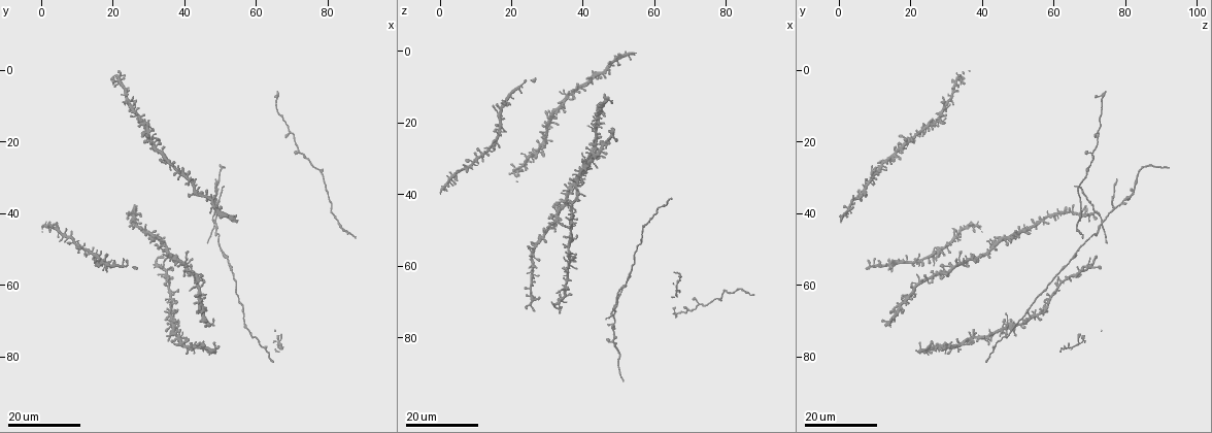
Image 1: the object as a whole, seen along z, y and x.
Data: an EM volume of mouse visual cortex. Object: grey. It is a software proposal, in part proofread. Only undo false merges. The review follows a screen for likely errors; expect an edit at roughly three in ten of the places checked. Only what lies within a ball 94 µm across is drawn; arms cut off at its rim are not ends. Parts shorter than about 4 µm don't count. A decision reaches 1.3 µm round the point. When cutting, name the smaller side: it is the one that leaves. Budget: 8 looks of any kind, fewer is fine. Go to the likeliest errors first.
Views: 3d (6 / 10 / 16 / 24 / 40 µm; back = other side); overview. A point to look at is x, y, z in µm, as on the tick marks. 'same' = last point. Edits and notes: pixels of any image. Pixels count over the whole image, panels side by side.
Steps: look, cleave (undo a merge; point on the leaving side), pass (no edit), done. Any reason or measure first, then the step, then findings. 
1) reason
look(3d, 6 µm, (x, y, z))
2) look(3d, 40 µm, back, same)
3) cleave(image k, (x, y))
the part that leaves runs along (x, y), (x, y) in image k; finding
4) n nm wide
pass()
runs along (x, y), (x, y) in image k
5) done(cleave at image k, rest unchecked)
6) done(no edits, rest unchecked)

look(3d, 24 µm, (48.5, 43.0, 73.0))

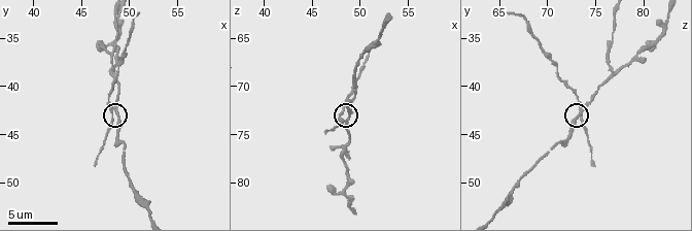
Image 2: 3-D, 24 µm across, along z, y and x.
look(3d, 6 µm, (48.6, 42.6, 73.2))

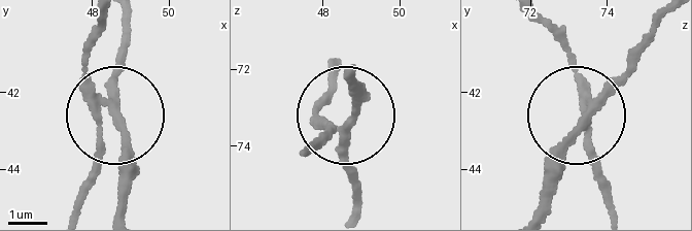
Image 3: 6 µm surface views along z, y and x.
4 arms
cleave(image 3, (94, 158))
the part that leaves runs along (98, 93), (82, 57), (98, 18) in image 3; a second neuron is stuck on

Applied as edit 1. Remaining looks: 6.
look(3d, 6 µm, (48.0, 38.2, 77.2))

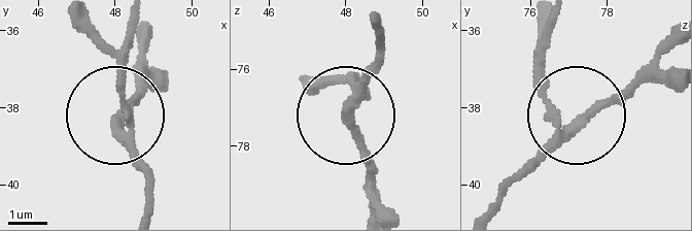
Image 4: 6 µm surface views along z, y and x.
other side
look(3d, 6 µm, back, (48.00, 38.45, 77.20))

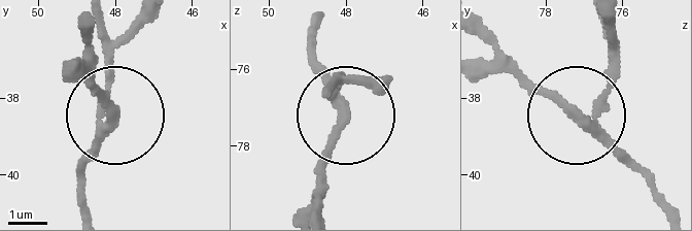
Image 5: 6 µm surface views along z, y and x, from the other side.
cleave(image 5, (107, 57))
two neurons meet here

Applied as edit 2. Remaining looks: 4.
look(overview)

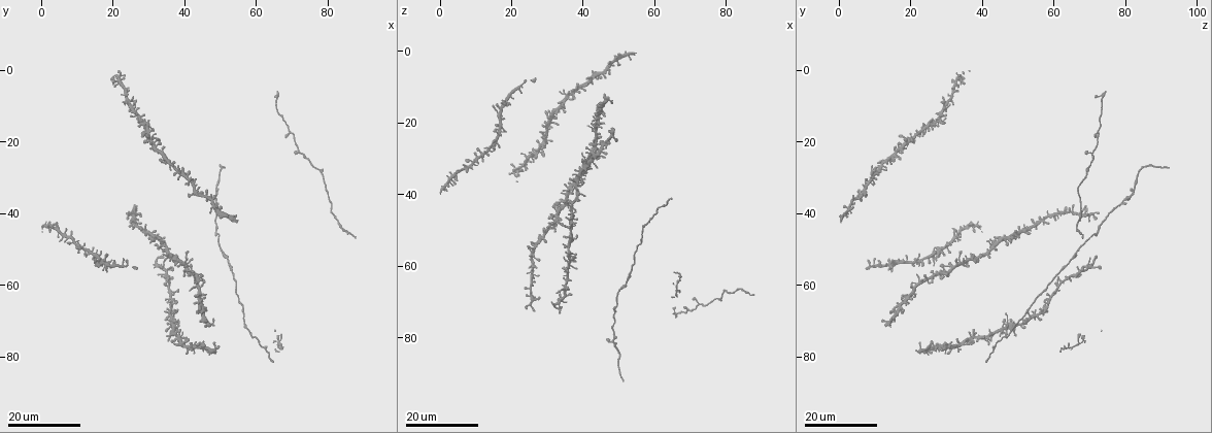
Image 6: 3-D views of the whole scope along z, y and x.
branch point
look(3d, 16 µm, (69.5, 17.0, 72.0))

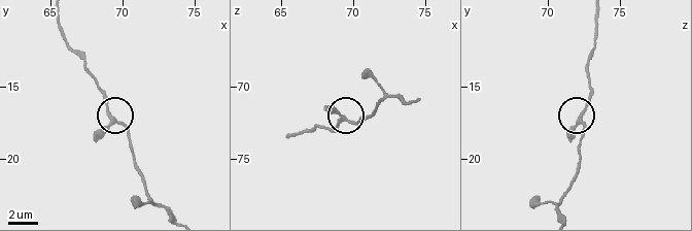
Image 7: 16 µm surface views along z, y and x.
closer look
look(3d, 6 µm, (69.4, 17.4, 72.4))

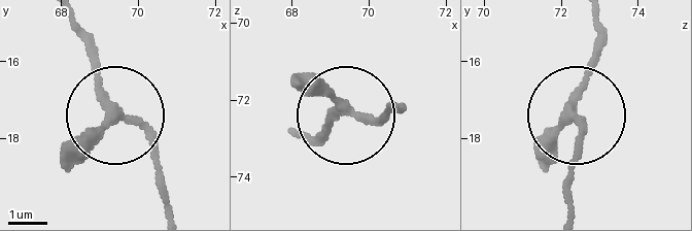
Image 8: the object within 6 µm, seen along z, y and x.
210 nm wide
pass()
all the same neuron

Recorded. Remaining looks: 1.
look(3d, 10 µm, (49.6, 49.0, 67.8))

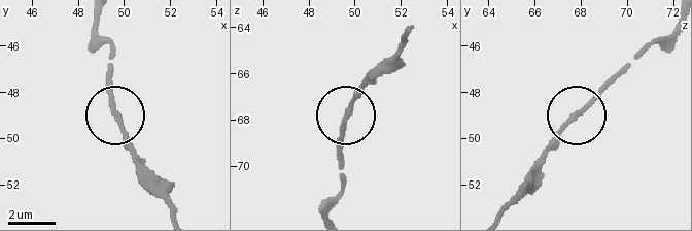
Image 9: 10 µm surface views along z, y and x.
pass()
one neuron here

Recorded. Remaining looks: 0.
done(cleave at image 3, cleave at image 5, rest unchecked)

